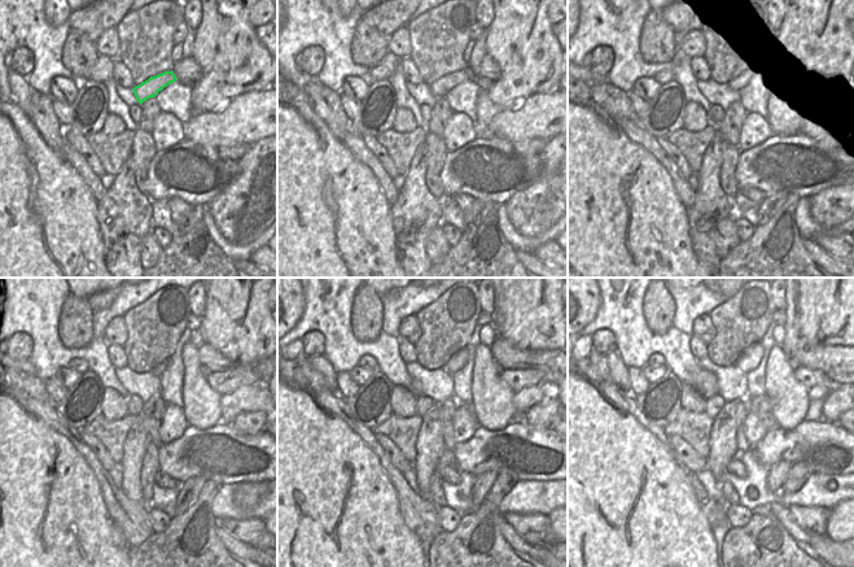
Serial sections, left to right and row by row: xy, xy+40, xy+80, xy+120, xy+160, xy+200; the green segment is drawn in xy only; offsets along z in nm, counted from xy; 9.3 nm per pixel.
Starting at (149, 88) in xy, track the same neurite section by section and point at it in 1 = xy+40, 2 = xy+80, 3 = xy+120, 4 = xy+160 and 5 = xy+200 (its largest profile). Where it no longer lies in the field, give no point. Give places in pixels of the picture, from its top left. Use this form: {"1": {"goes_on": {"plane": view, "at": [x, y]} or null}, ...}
{"1": {"goes_on": {"plane": "xy+40", "at": [439, 88]}}, "2": {"goes_on": {"plane": "xy+80", "at": [743, 79]}}, "3": {"goes_on": {"plane": "xy+120", "at": [162, 366]}}, "4": {"goes_on": {"plane": "xy+160", "at": [458, 361]}}, "5": {"goes_on": {"plane": "xy+200", "at": [749, 360]}}}

